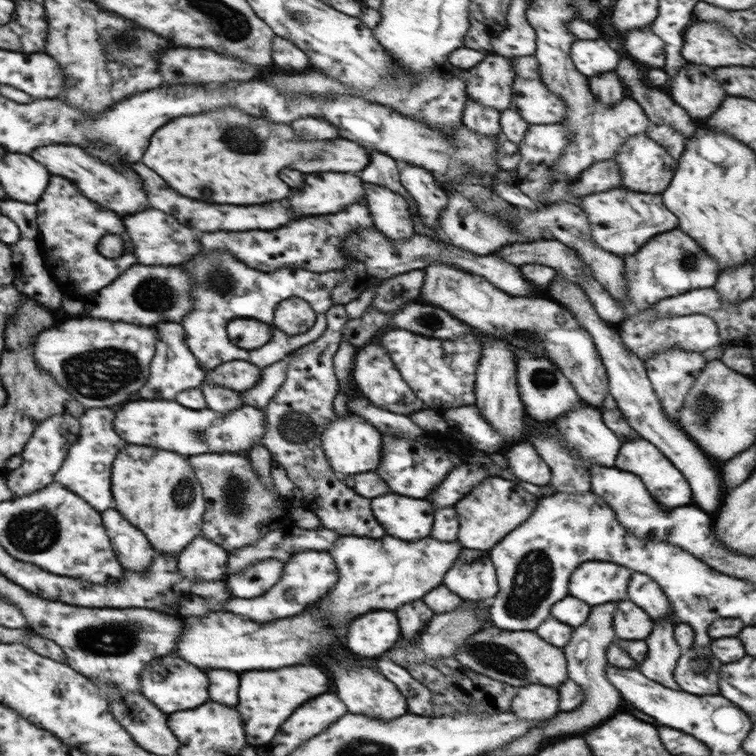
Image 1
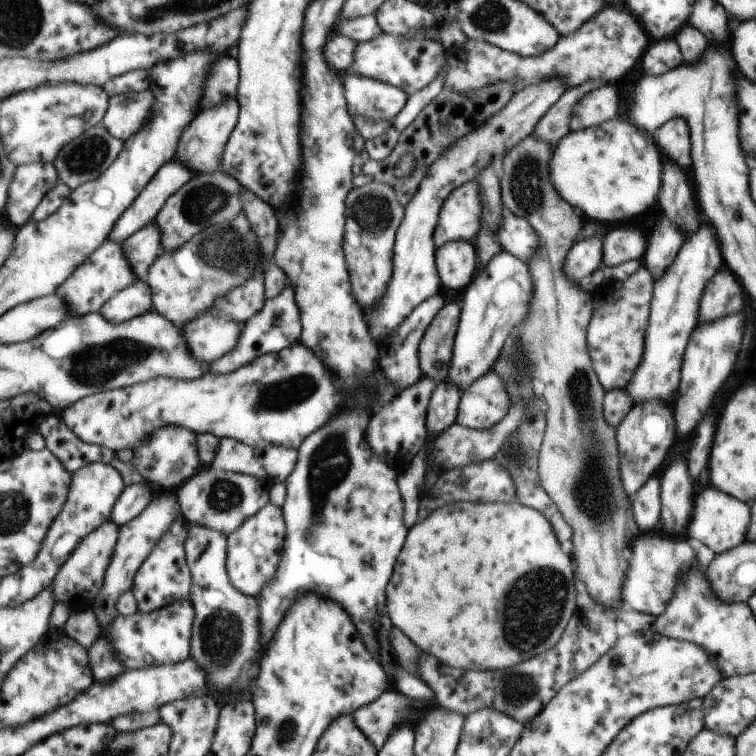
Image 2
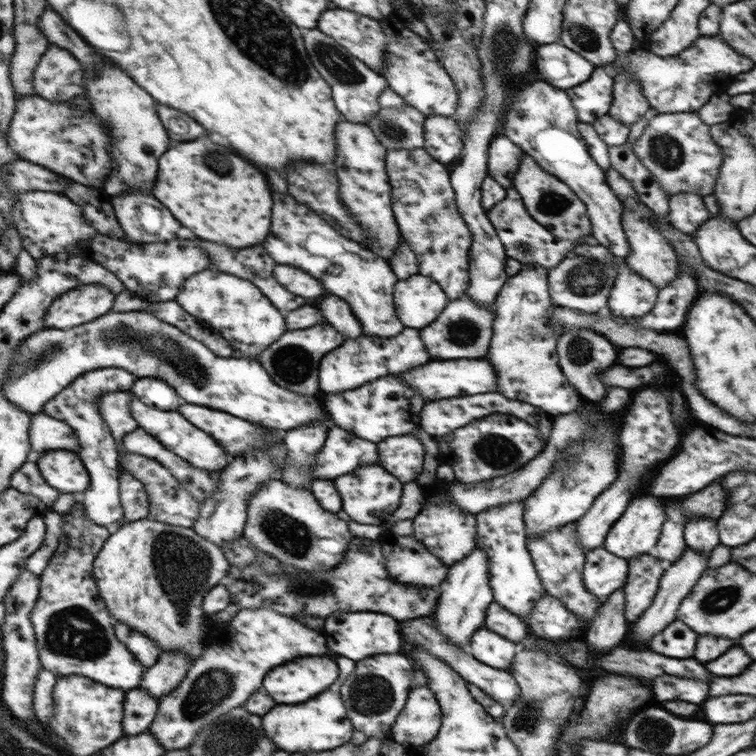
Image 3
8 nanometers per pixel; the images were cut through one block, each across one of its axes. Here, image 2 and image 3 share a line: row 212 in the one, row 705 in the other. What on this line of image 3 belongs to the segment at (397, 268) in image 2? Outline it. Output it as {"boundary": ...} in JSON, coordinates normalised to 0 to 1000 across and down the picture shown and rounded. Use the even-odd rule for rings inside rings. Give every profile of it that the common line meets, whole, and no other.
{"boundary":[[[549,907],[544,910],[534,938],[524,950],[519,963],[519,979],[526,984],[549,992],[573,980],[583,963],[585,942],[574,917],[565,907]]]}

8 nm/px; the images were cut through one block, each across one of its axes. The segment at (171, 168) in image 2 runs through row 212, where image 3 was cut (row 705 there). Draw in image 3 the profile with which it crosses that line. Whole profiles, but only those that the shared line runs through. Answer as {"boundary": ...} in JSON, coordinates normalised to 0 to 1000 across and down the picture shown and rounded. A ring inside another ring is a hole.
{"boundary":[[[184,909],[165,914],[165,923],[164,955],[161,955],[164,974],[180,974],[196,968],[198,958],[209,947],[212,926]]]}

